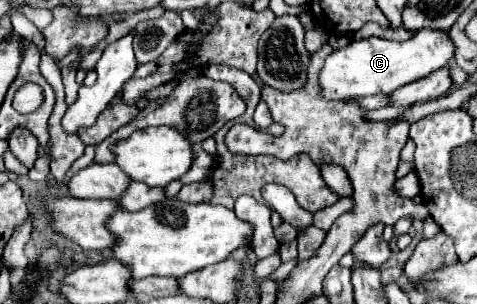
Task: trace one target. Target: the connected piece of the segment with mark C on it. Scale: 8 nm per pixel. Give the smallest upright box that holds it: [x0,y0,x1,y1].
[319,29,453,101]

